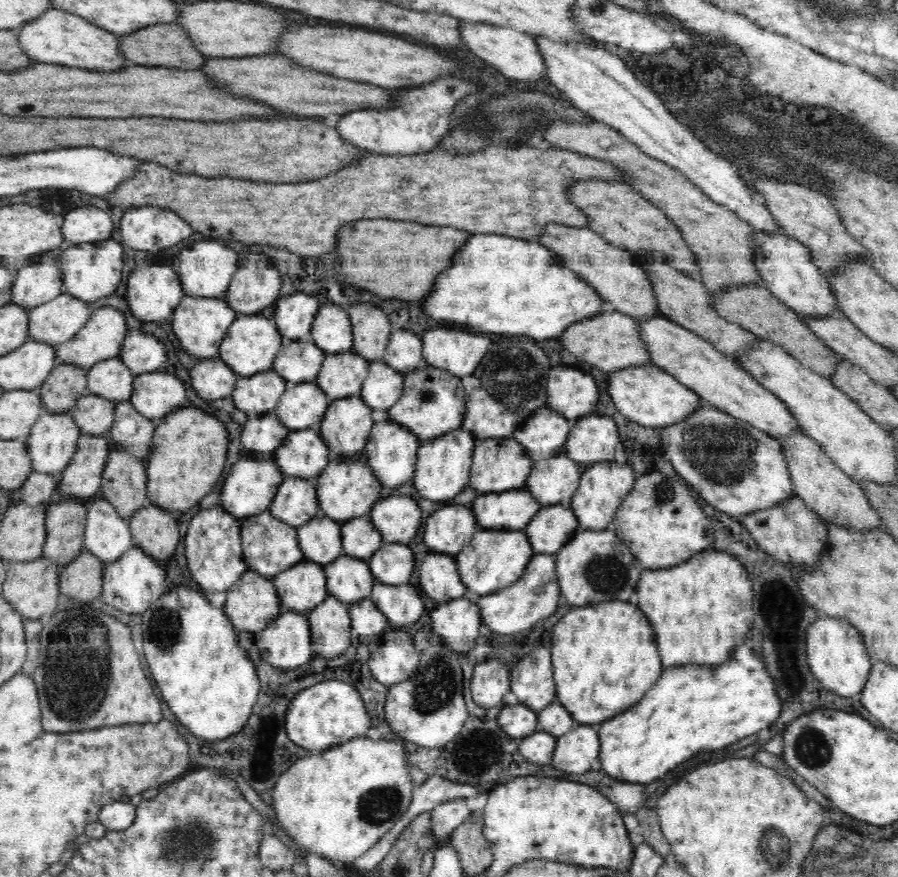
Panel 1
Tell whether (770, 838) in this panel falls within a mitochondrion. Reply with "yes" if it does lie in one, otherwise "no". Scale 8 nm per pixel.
yes

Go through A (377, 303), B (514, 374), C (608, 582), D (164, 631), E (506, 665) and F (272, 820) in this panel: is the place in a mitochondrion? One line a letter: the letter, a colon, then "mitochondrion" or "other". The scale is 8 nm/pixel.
A: other
B: mitochondrion
C: mitochondrion
D: mitochondrion
E: other
F: other

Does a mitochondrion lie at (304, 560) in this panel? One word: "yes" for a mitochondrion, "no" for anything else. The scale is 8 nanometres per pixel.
no

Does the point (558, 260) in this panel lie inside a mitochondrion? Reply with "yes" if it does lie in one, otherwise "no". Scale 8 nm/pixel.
no

